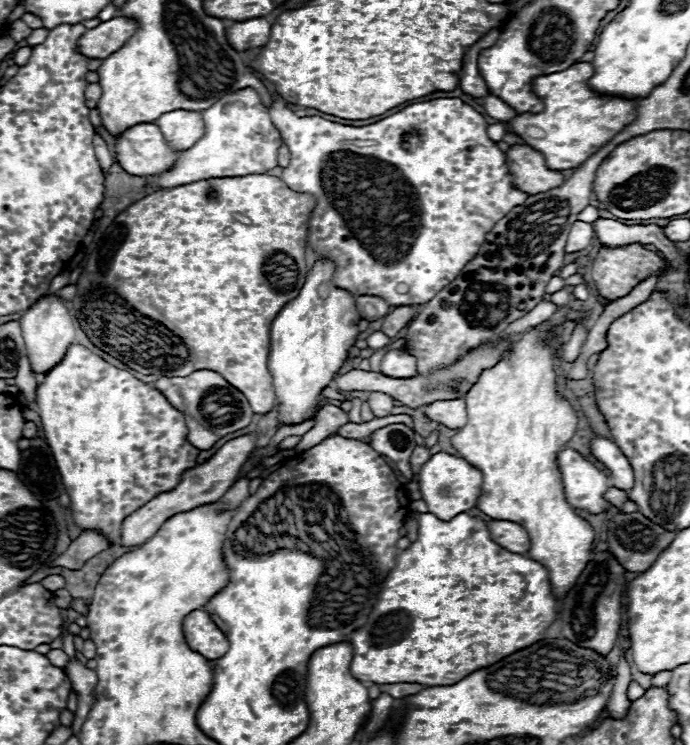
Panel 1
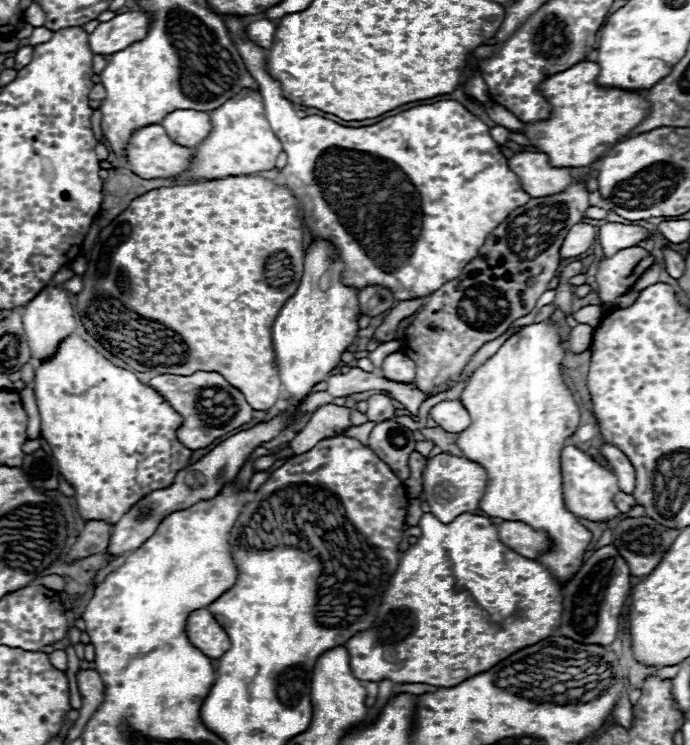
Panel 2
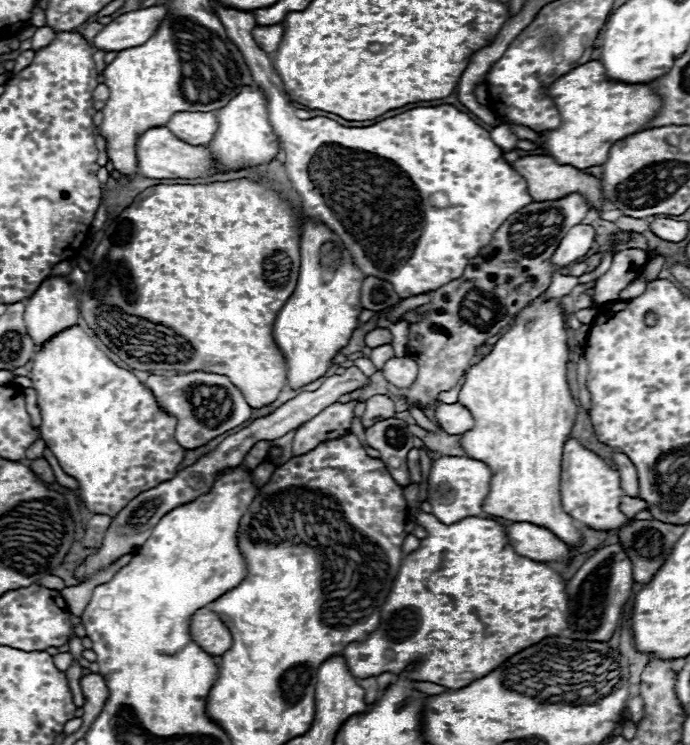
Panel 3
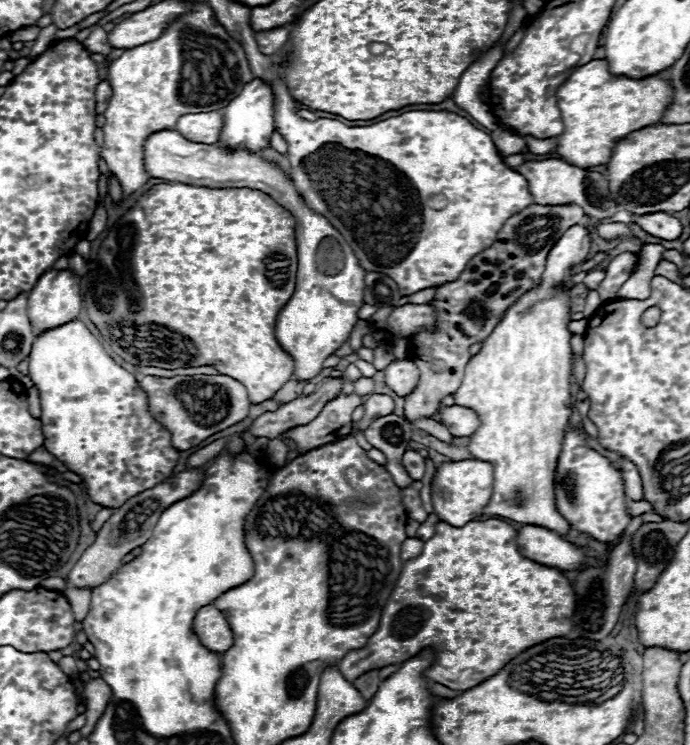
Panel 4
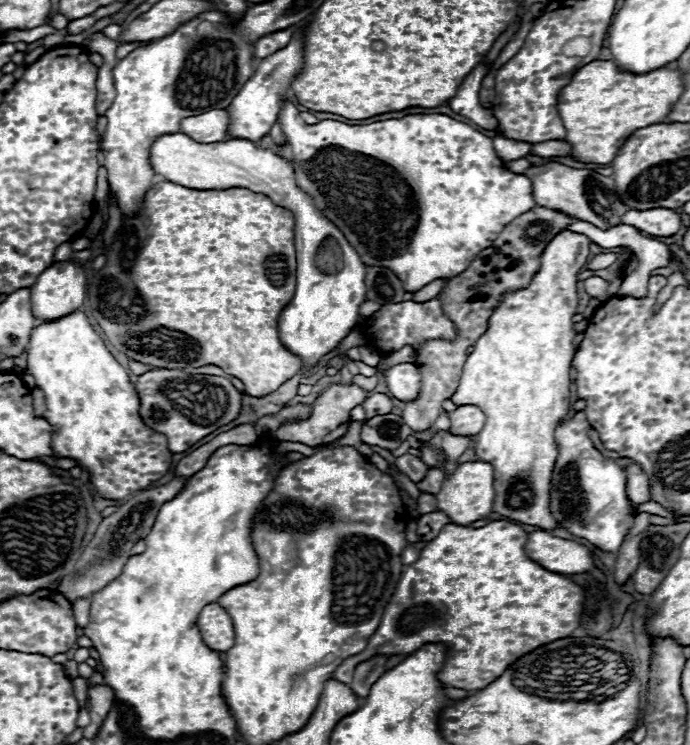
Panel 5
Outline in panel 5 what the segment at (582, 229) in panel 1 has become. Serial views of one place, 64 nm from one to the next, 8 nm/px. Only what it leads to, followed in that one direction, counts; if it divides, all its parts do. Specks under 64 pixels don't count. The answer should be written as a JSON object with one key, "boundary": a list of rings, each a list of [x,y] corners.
{"boundary":[[[560,232],[556,234],[548,246],[544,248],[542,256],[540,256],[540,270],[532,276],[530,284],[522,290],[516,290],[516,292],[506,292],[500,300],[500,304],[494,308],[492,316],[488,318],[488,328],[484,332],[484,336],[480,336],[480,340],[476,340],[474,344],[474,350],[468,354],[468,360],[462,368],[462,376],[460,376],[460,384],[456,388],[456,392],[450,396],[450,400],[454,404],[476,404],[484,414],[486,414],[486,424],[484,424],[484,430],[480,430],[480,434],[476,436],[476,444],[474,444],[474,450],[476,450],[476,456],[484,462],[490,462],[494,466],[494,490],[496,490],[496,500],[494,500],[494,510],[506,518],[512,518],[512,520],[518,520],[522,524],[530,524],[530,526],[540,526],[540,528],[554,528],[556,526],[556,520],[552,518],[550,514],[550,478],[552,478],[552,468],[554,468],[554,462],[556,462],[556,456],[558,456],[558,450],[556,450],[556,444],[554,444],[554,428],[556,424],[566,418],[568,414],[568,408],[570,408],[570,368],[572,368],[572,358],[574,358],[574,322],[572,322],[572,316],[576,314],[576,306],[578,306],[578,292],[576,292],[576,282],[578,282],[578,274],[582,270],[582,266],[588,262],[588,246],[590,246],[590,240],[584,236],[584,234],[576,234],[576,232]]]}

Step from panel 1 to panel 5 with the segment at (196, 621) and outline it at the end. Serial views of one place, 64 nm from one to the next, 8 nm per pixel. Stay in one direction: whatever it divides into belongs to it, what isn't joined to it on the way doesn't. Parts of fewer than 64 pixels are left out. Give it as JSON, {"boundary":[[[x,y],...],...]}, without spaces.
{"boundary":[[[212,602],[202,608],[198,616],[198,628],[208,648],[216,652],[226,652],[234,646],[234,624],[220,604]]]}

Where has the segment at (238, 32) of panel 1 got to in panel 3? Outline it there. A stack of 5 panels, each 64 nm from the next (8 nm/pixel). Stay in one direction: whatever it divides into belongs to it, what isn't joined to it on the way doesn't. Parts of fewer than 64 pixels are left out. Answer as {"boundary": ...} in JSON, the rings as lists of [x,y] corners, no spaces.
{"boundary":[[[282,24],[264,26],[264,28],[256,26],[256,28],[252,30],[254,40],[256,40],[258,46],[260,46],[264,52],[268,52],[268,54],[276,52],[276,44],[280,44],[280,36],[282,36],[282,34],[284,34],[284,26],[282,26]]]}

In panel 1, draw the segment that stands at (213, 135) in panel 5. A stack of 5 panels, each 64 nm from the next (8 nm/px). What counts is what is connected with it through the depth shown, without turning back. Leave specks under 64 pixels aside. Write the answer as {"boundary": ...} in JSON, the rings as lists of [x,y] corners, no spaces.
{"boundary":[[[172,110],[160,116],[154,124],[162,130],[168,144],[176,150],[190,148],[192,144],[196,144],[196,140],[200,140],[200,136],[204,136],[202,112]]]}

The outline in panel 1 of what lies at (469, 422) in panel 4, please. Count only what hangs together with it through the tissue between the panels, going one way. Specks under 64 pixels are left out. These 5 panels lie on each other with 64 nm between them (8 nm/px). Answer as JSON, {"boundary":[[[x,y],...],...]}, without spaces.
{"boundary":[[[456,398],[456,400],[438,400],[438,402],[432,402],[424,408],[426,416],[450,430],[458,430],[458,428],[464,428],[464,424],[468,422],[468,416],[466,416],[466,402],[462,398]]]}

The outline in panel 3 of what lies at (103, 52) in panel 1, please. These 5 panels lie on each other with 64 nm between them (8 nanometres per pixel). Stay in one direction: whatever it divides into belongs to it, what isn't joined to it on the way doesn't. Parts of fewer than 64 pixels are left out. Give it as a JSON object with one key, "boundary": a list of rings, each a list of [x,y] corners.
{"boundary":[[[158,4],[122,14],[102,28],[102,32],[94,38],[94,46],[104,52],[120,52],[124,48],[144,44],[144,40],[150,40],[156,34],[156,28],[160,26],[160,20],[164,20],[166,12],[168,8]]]}

